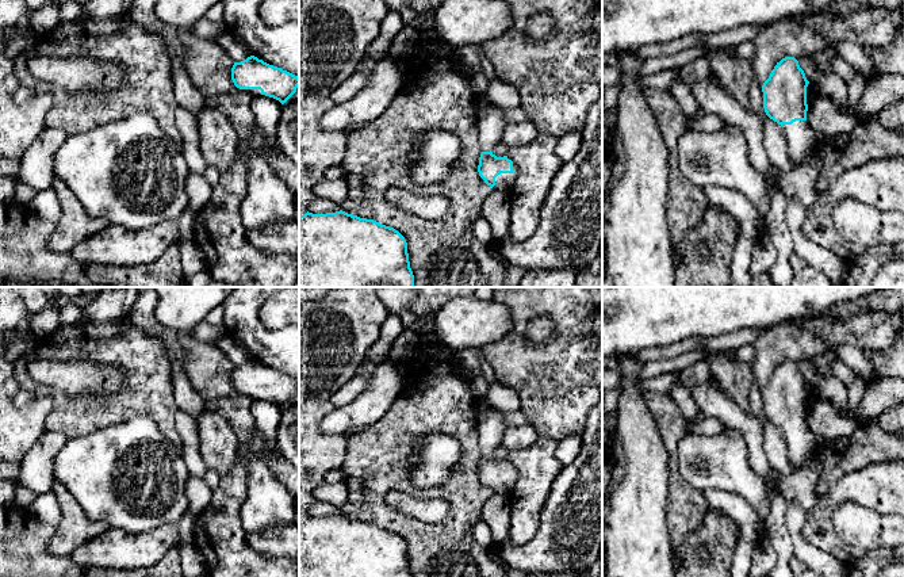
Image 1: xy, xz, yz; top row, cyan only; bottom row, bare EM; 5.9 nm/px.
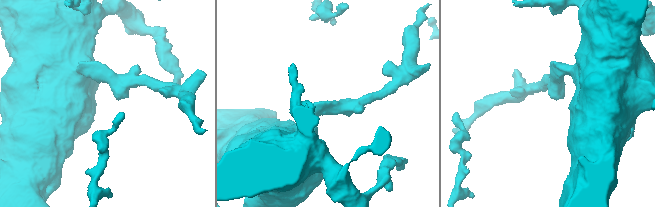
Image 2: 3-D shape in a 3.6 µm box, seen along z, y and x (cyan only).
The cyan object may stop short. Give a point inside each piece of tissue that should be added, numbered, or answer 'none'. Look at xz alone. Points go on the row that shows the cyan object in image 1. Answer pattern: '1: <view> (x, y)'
1: xz (491, 125)
2: xz (504, 182)

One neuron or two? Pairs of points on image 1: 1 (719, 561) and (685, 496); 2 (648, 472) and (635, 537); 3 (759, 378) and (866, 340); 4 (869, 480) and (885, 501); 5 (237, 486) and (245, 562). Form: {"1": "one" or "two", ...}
{"1": "two", "2": "one", "3": "one", "4": "one", "5": "one"}

